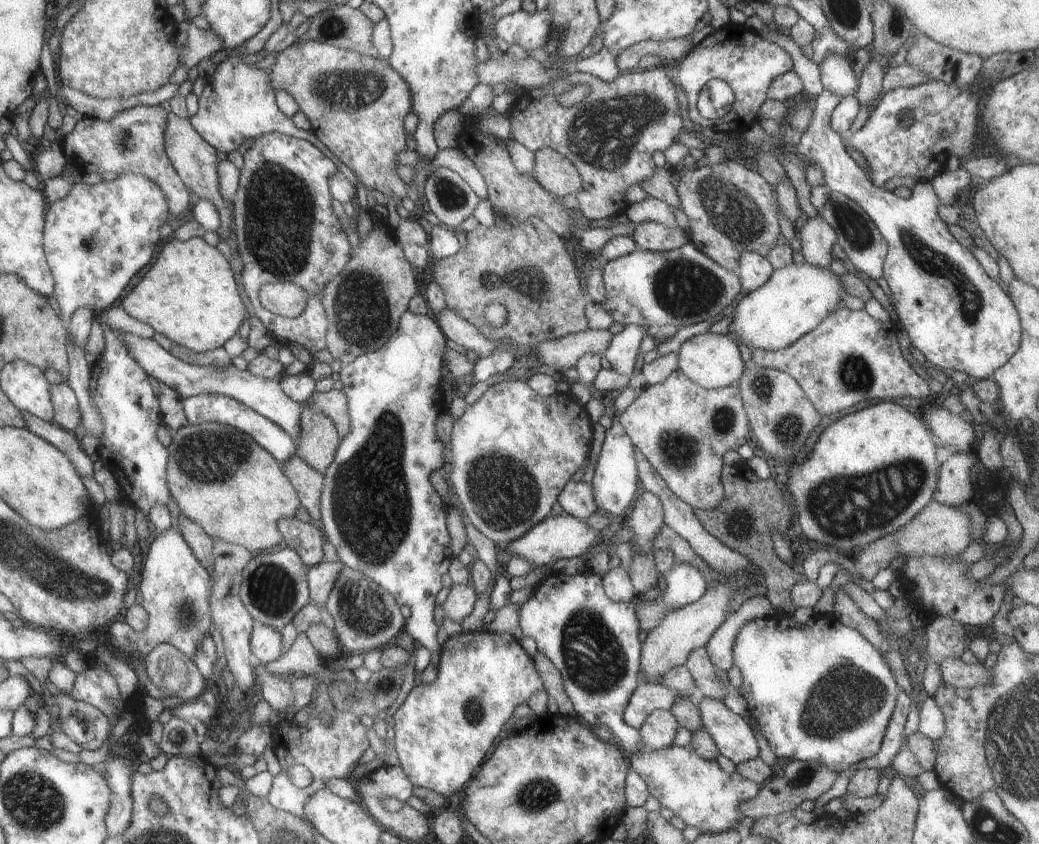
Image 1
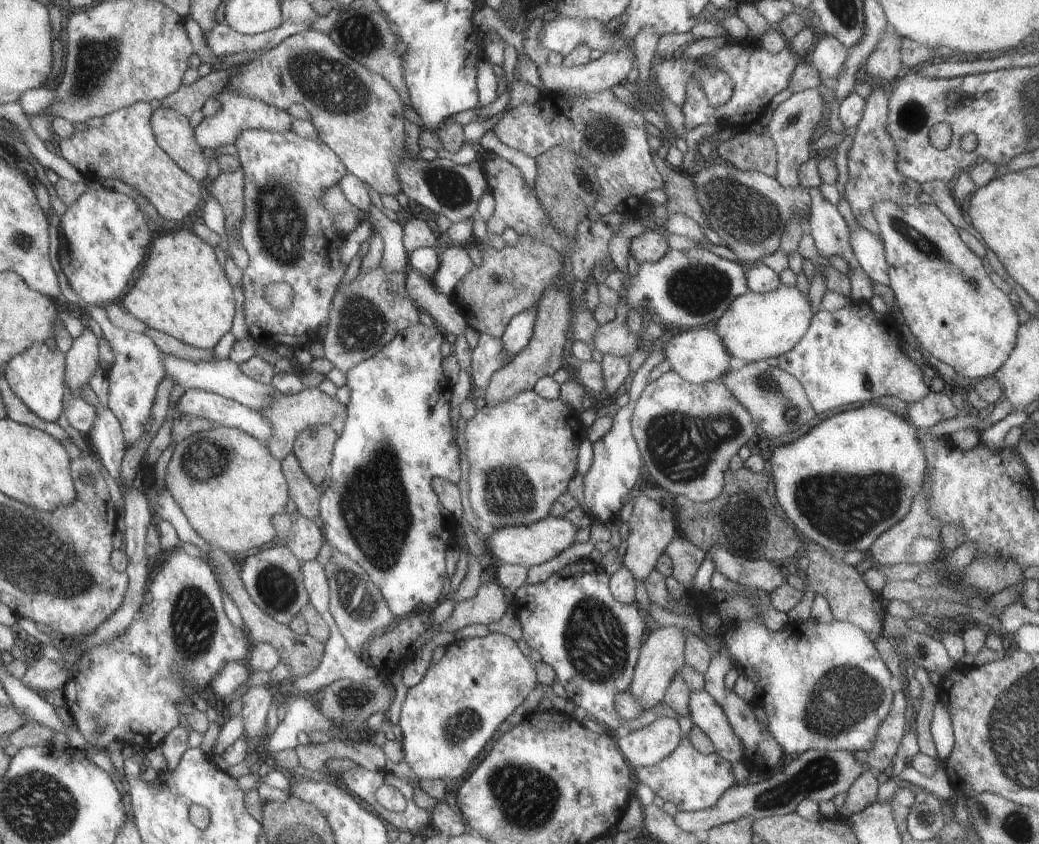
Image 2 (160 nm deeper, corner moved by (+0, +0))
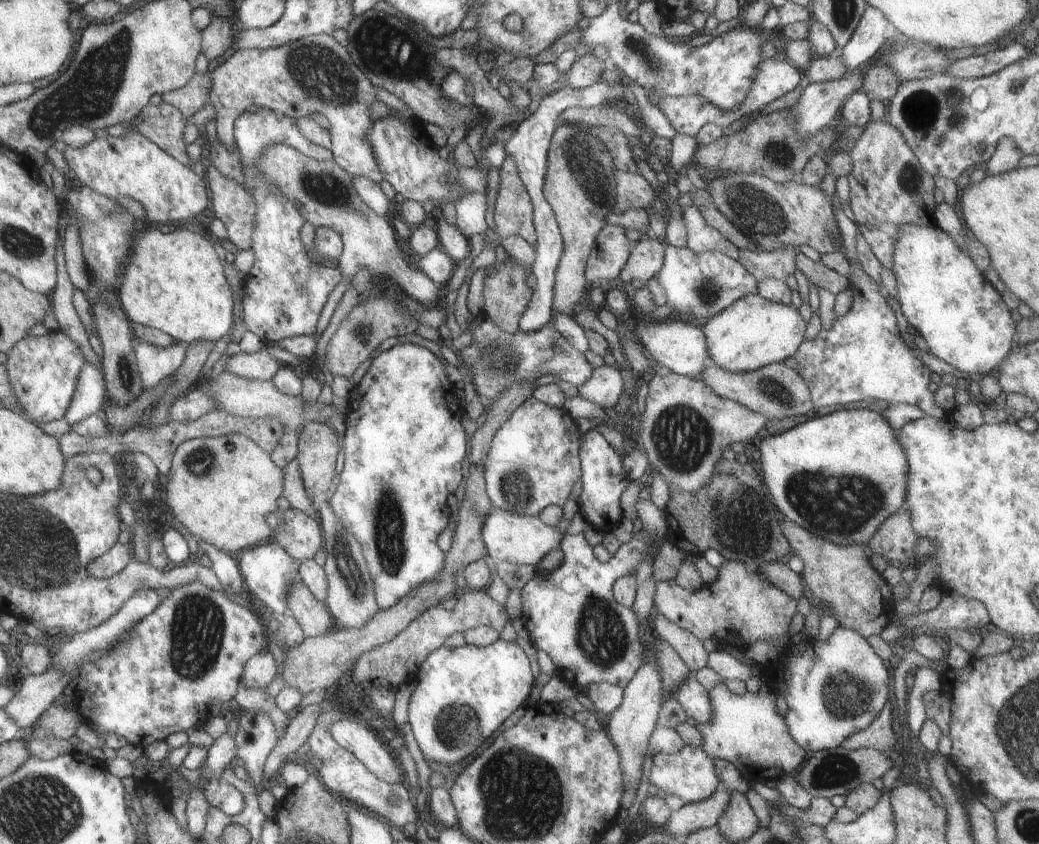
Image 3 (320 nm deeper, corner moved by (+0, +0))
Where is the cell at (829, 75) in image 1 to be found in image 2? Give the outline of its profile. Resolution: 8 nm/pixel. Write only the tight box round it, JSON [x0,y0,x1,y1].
[807,33,849,84]

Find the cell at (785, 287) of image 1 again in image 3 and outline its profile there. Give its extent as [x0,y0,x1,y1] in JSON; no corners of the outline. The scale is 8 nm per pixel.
[702,294,807,374]

